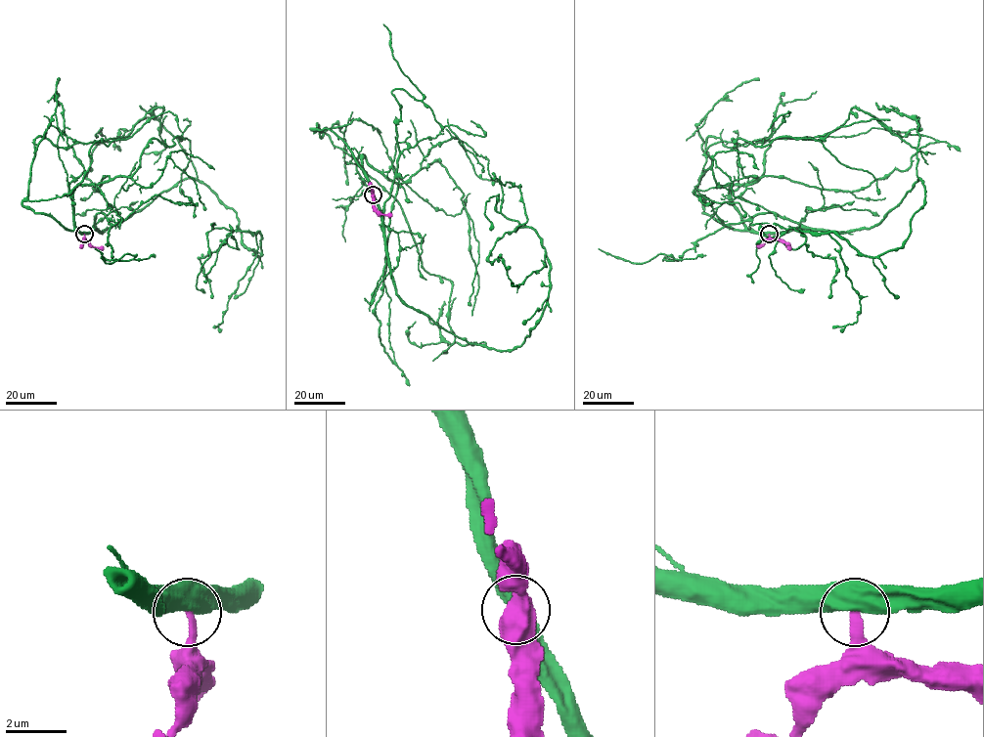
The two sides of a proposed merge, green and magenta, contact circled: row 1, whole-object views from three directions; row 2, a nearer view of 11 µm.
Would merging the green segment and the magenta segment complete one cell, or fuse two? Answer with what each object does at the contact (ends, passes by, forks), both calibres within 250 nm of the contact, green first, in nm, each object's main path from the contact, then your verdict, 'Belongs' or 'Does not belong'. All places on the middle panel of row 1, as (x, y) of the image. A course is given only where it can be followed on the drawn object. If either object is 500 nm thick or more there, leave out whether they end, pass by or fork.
Thickness 600 nm (green) against 300 nm. Course of green: (373, 195), (396, 294), (512, 350), (539, 319), (550, 261), (534, 230), (515, 231), (518, 188), (493, 178). Course of magenta: (373, 195), (374, 207), (381, 214), (392, 216). Does not belong

